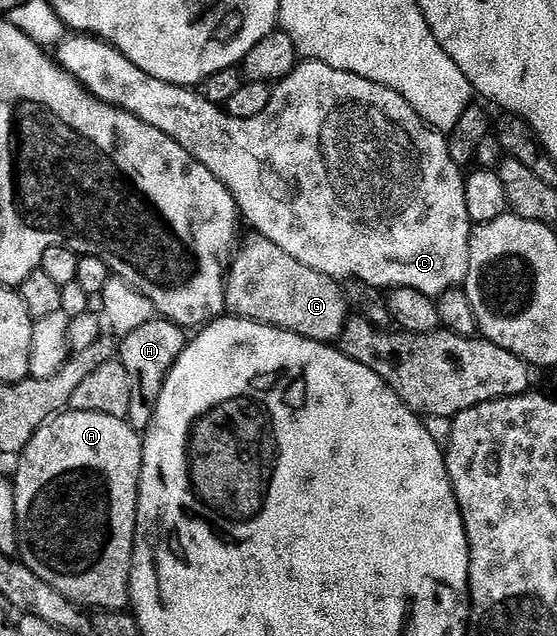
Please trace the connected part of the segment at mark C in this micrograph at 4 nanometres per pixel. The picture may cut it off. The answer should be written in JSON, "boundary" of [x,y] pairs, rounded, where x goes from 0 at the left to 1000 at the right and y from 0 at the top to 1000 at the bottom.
{"boundary":[[[120,58],[113,61],[101,75],[101,93],[111,110],[138,124],[171,156],[197,168],[210,168],[237,178],[251,190],[259,190],[266,197],[287,203],[287,209],[309,215],[309,222],[321,225],[345,248],[359,253],[359,259],[366,259],[366,266],[373,266],[373,272],[388,277],[413,299],[413,307],[429,329],[433,343],[440,349],[443,344],[463,362],[460,365],[465,371],[492,381],[496,387],[517,398],[519,404],[528,404],[531,410],[542,412],[553,421],[587,431],[589,436],[605,442],[645,439],[680,454],[731,451],[774,467],[790,465],[810,451],[835,447],[847,352],[840,341],[840,316],[833,316],[837,283],[831,264],[822,263],[819,253],[811,253],[803,214],[795,208],[770,200],[745,178],[740,165],[732,165],[732,159],[725,159],[725,153],[718,153],[718,146],[711,146],[689,134],[675,134],[645,118],[596,108],[596,102],[542,96],[530,104],[524,115],[517,115],[490,132],[488,159],[481,159],[481,171],[474,171],[474,178],[465,178],[461,184],[425,187],[411,181],[393,164],[373,160],[354,142],[309,134],[302,127],[287,127],[280,121],[259,115],[259,108],[237,102],[237,96],[230,96],[230,90],[223,90],[206,74],[199,74],[196,68],[174,58]]]}

